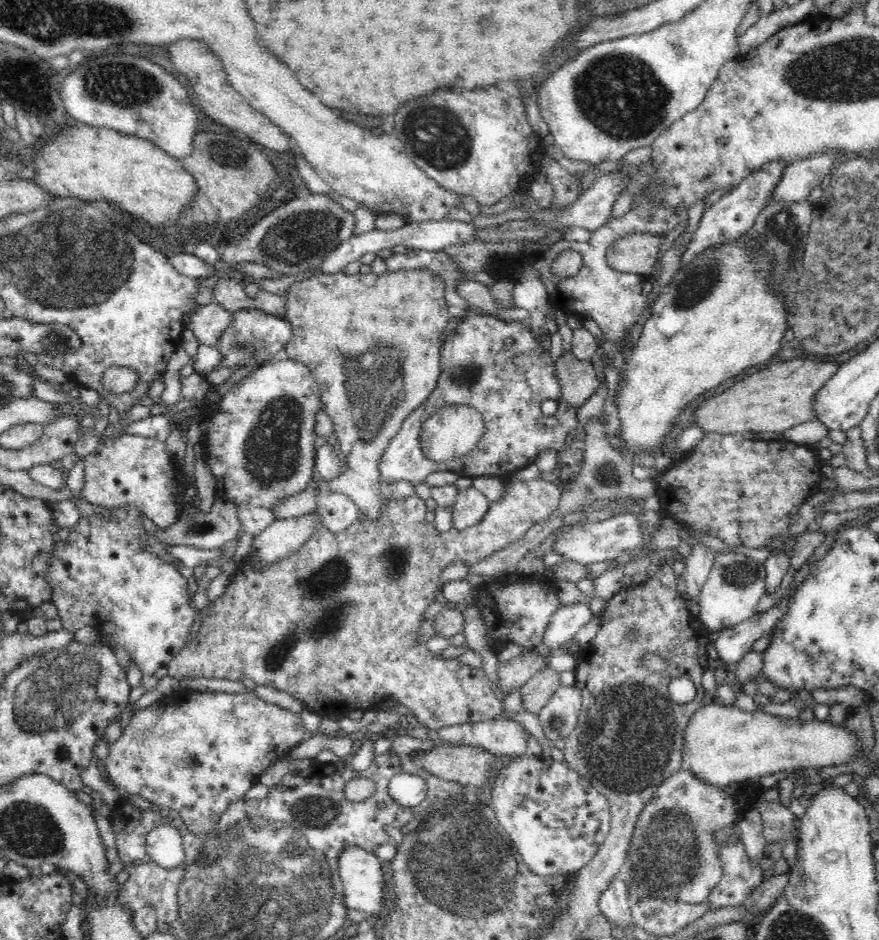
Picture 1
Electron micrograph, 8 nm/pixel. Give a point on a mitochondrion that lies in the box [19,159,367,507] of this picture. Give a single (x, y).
(272, 451)

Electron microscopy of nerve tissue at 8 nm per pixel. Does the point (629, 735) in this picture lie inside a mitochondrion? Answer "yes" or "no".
yes

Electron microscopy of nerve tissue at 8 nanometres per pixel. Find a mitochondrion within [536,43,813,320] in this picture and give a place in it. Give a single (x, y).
(621, 95)

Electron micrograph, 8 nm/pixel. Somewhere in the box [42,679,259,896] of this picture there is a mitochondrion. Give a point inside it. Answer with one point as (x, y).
(189, 761)

